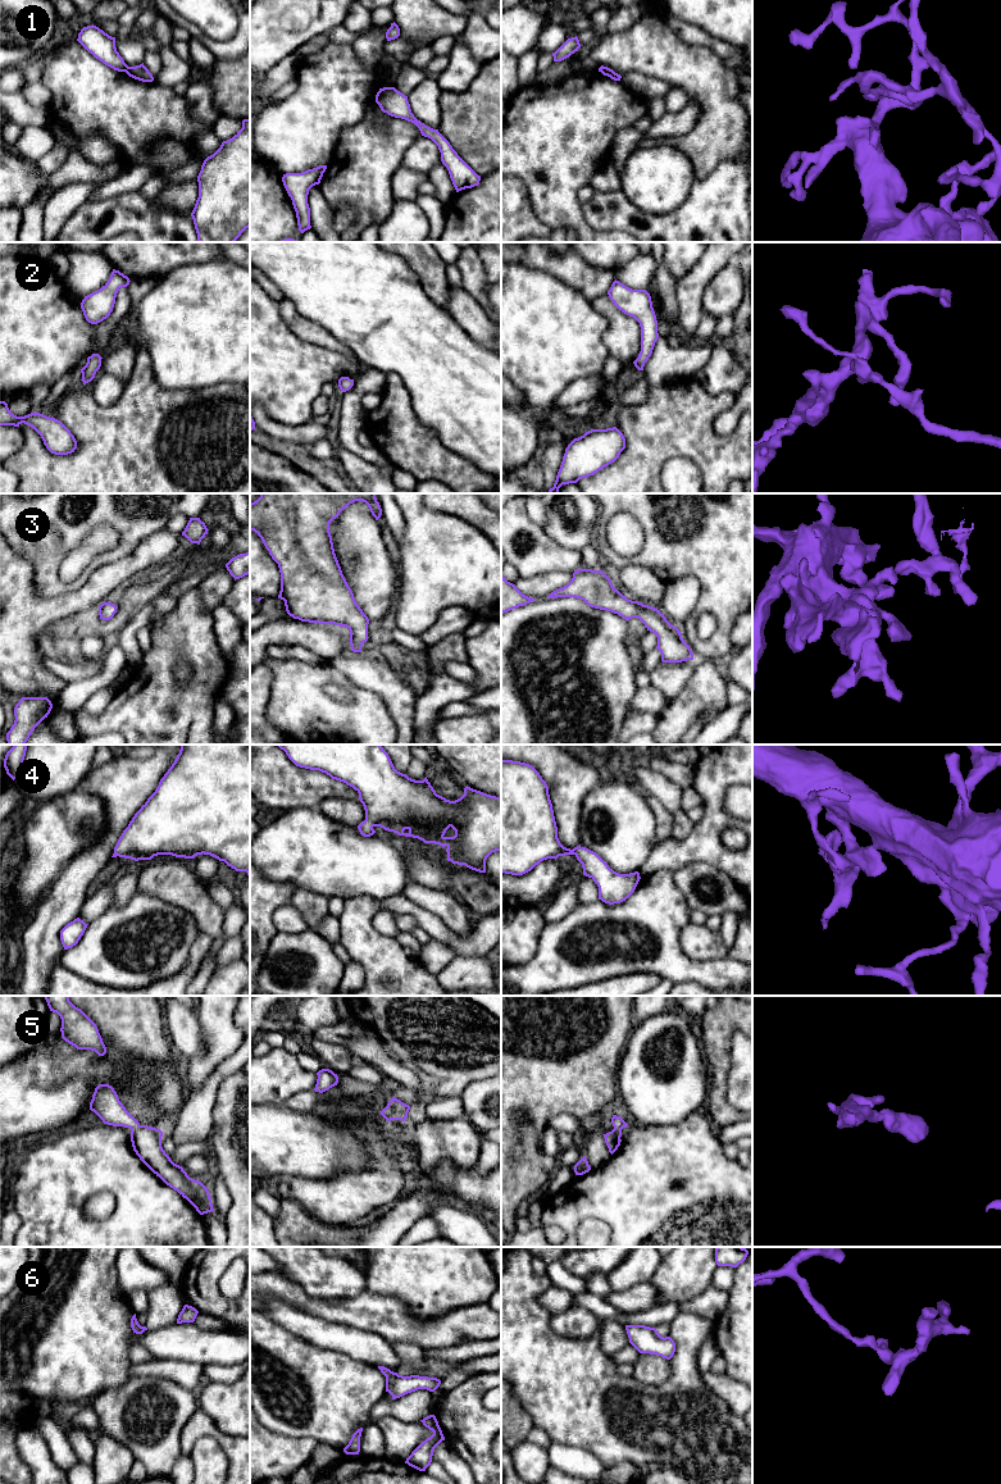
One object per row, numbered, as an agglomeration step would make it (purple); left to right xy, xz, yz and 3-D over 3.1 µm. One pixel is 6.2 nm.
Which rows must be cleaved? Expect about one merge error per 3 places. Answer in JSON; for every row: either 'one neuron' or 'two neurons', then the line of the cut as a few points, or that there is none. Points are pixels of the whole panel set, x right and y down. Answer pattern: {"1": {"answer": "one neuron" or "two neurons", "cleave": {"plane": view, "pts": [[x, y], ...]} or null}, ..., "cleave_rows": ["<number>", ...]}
{"1": {"answer": "two neurons", "cleave": {"plane": "xy", "pts": [[128, 67], [124, 71]]}}, "2": {"answer": "one neuron", "cleave": null}, "3": {"answer": "one neuron", "cleave": null}, "4": {"answer": "one neuron", "cleave": null}, "5": {"answer": "one neuron", "cleave": null}, "6": {"answer": "one neuron", "cleave": null}, "cleave_rows": ["1"]}

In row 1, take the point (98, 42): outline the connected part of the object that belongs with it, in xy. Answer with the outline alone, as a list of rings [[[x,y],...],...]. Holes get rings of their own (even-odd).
[[[87,26],[78,33],[77,41],[96,59],[118,72],[126,72],[128,65],[115,47],[115,37],[109,36],[96,26]]]

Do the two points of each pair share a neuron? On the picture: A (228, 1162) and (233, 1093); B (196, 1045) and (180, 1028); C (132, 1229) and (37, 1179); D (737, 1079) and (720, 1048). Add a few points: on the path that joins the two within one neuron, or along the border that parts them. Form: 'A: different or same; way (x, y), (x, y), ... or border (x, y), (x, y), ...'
A: same; way (228, 1146), (228, 1139), (233, 1132), (233, 1110)
B: same; way (192, 1041), (183, 1032)
C: same; way (109, 1229), (87, 1229), (60, 1202)
D: different; border (736, 1032), (731, 1038), (726, 1091)

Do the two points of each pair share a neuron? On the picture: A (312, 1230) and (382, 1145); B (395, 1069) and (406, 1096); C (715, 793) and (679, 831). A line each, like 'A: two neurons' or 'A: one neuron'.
A: two neurons
B: two neurons
C: two neurons

